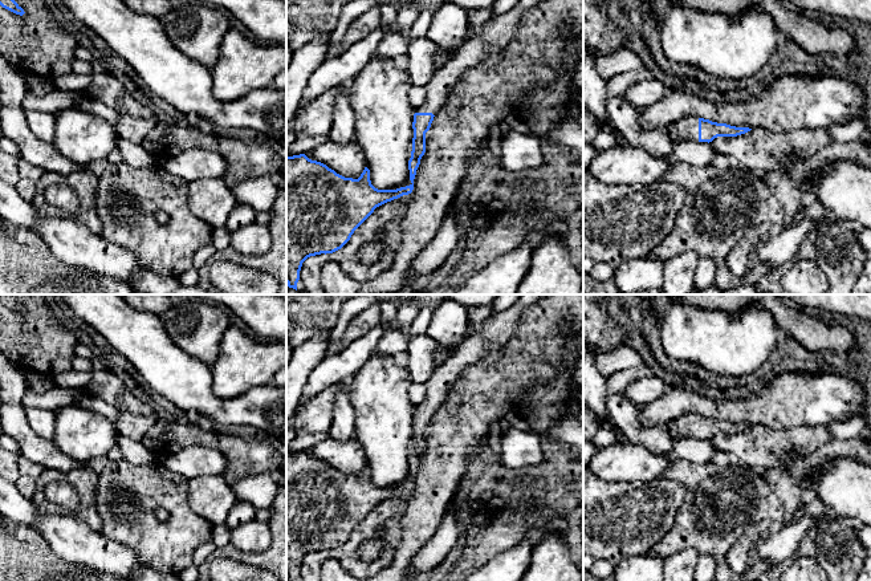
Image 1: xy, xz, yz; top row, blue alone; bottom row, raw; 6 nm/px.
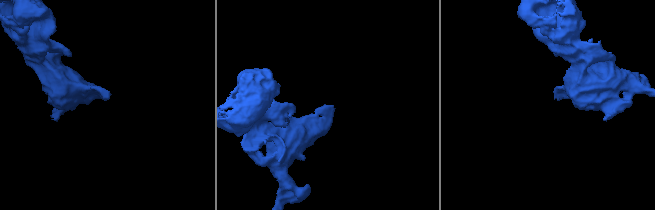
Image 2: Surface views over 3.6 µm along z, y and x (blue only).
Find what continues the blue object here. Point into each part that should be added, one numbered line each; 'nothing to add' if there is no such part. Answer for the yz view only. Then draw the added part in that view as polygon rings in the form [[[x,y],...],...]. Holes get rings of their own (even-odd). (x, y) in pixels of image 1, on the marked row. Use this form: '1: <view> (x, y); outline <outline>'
1: yz (687, 129); outline [[[685,117],[675,121],[669,126],[669,139],[699,142],[699,117]]]

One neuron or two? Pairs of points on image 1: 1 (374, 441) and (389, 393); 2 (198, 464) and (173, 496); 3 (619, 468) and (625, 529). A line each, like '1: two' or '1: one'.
1: one
2: two
3: two

